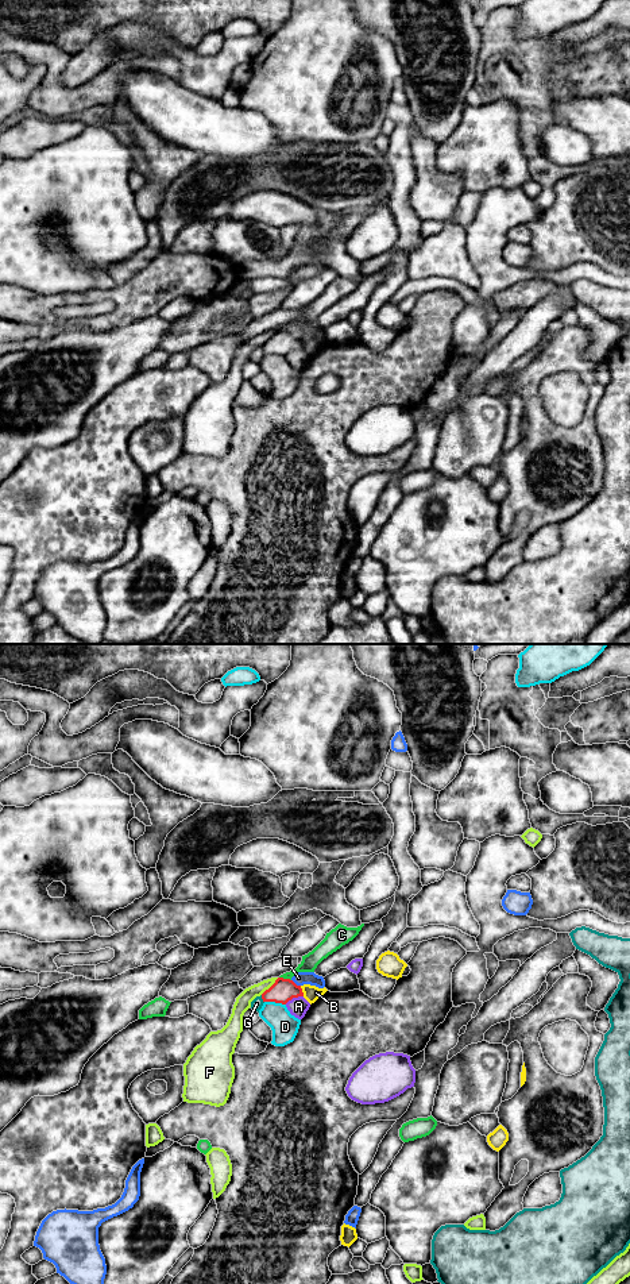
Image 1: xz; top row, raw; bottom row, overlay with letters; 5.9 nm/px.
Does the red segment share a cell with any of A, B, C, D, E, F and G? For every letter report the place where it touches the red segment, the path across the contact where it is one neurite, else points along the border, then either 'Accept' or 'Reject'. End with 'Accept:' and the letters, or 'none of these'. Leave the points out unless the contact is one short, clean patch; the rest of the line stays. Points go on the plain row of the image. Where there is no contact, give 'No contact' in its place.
A: Touches red at xz (293, 349). Reject
B: Touches red at xz (301, 343). Boundary: xz (300, 338), (304, 347). Reject
C: Touches red at xz (285, 331). Reject
D: Touches red at xz (275, 354). Boundary: xz (265, 353), (285, 357). Reject
E: Touches red at xz (294, 335). Reject
F: Touches red at xz (270, 339). Reject
G: Touches red at xz (262, 350). Reject
Accept: none of these

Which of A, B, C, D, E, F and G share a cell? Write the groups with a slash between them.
A / B / C / D / E / F / G

